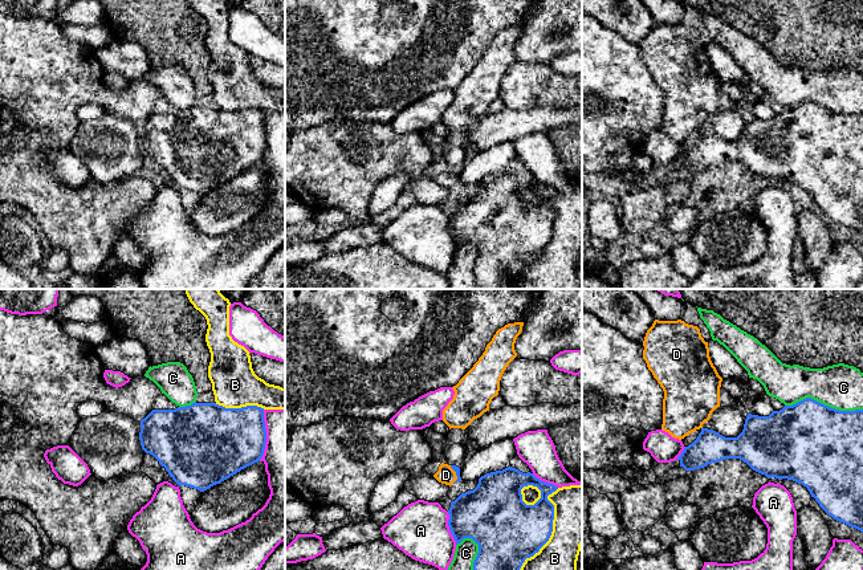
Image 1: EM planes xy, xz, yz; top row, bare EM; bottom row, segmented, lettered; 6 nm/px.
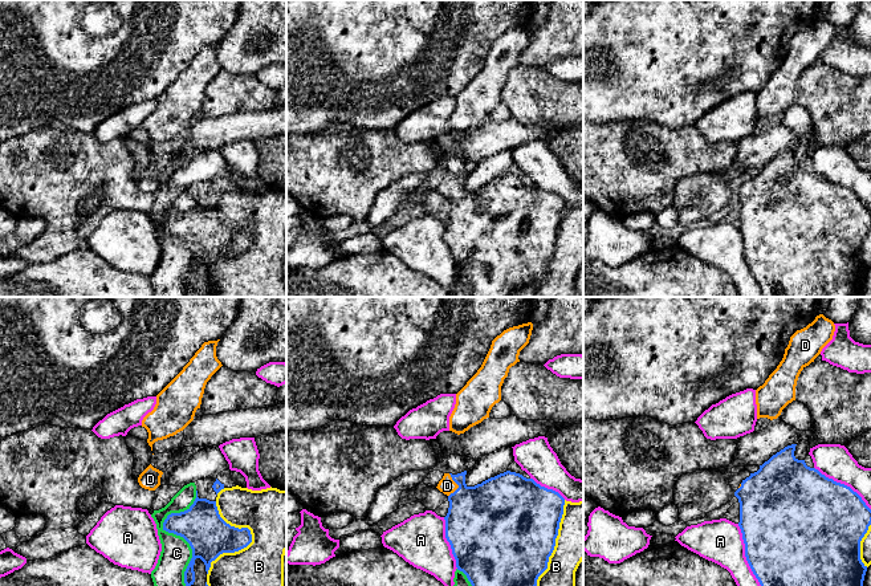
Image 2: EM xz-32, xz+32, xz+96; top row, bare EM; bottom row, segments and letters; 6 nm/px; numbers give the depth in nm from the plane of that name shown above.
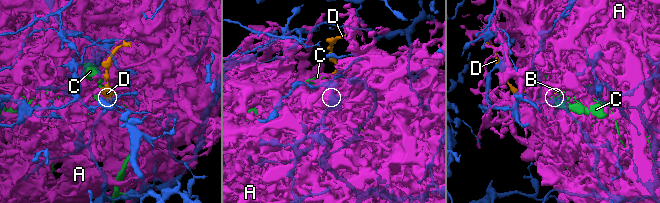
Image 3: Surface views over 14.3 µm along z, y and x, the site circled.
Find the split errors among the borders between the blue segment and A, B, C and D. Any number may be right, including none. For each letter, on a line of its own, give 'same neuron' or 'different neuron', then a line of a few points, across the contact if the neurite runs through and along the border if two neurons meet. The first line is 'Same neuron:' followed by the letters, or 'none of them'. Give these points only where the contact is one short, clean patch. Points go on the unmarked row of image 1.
Same neuron: D
A: different neuron
B: different neuron
C: different neuron
D: same neuron

